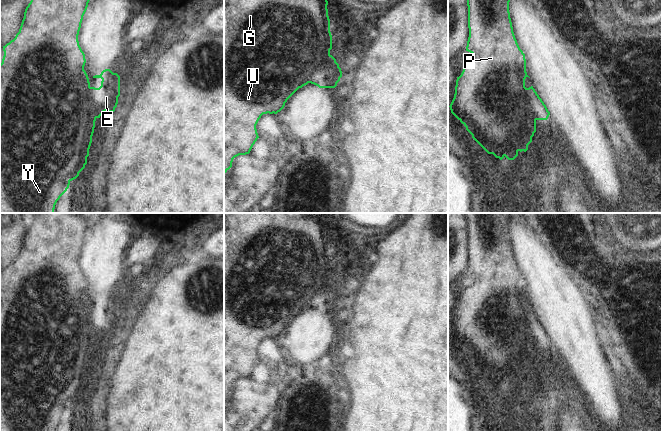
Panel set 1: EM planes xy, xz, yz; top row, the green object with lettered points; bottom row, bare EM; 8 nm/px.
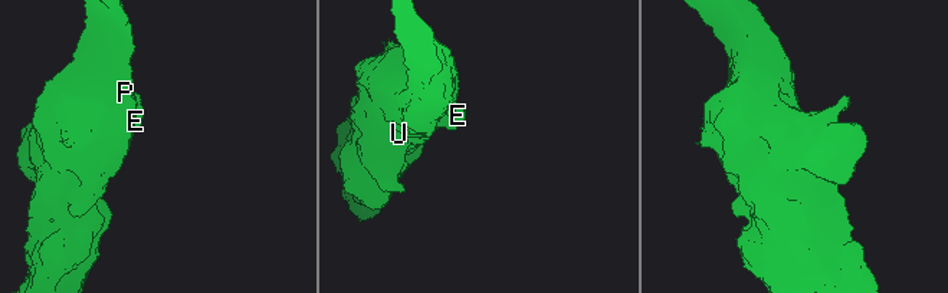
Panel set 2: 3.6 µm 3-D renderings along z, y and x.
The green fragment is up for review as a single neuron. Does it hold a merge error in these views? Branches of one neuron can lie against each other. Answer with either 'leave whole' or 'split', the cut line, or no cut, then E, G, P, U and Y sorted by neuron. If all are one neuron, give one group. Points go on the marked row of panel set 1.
leave whole; cut none; groups E G P U Y

